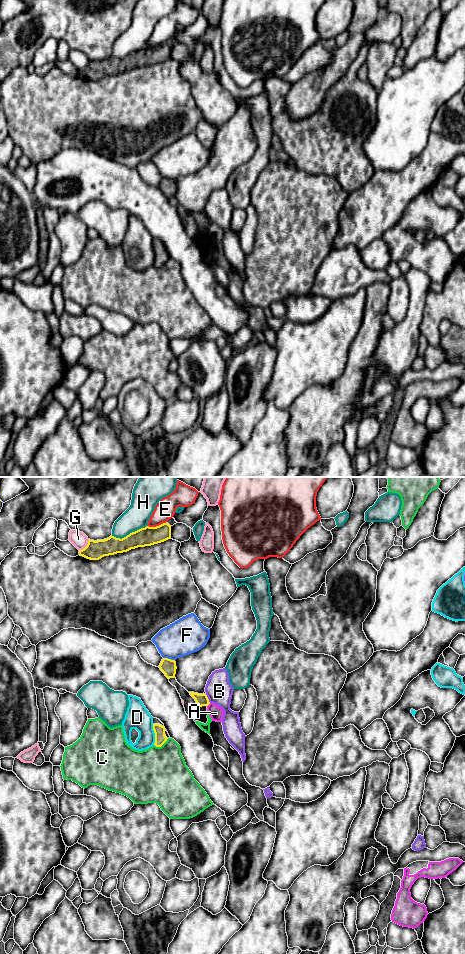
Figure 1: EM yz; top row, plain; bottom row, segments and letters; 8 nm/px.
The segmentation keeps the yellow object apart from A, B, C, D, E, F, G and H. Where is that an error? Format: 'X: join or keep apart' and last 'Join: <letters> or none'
A: keep apart
B: keep apart
C: keep apart
D: keep apart
E: keep apart
F: keep apart
G: keep apart
H: keep apart
Join: none

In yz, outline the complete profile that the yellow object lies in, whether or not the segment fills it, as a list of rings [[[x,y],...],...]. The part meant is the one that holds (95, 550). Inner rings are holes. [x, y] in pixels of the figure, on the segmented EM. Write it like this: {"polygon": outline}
{"polygon": [[[163,523],[156,527],[146,526],[120,539],[110,536],[104,540],[90,540],[87,546],[79,550],[79,555],[90,560],[99,560],[104,556],[127,552],[138,547],[151,546],[171,539],[171,526]]]}

